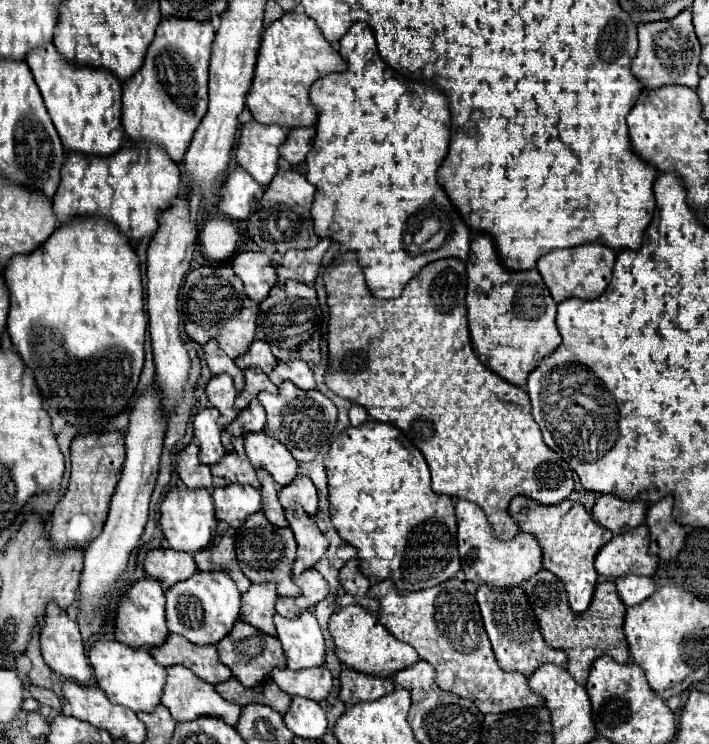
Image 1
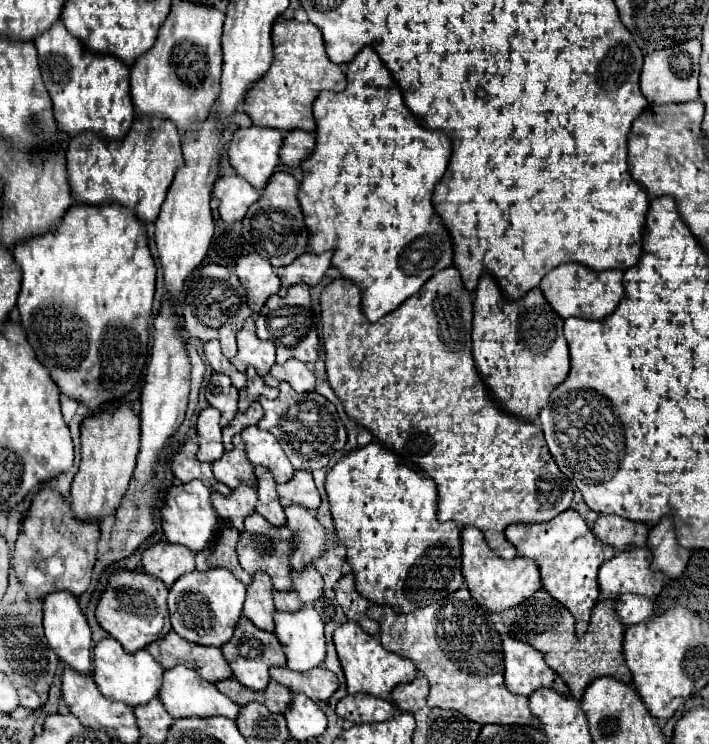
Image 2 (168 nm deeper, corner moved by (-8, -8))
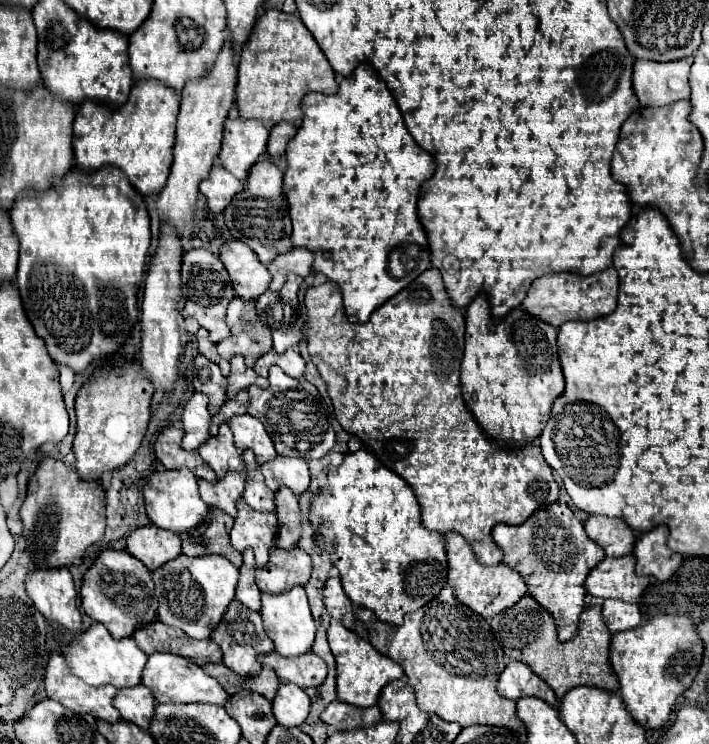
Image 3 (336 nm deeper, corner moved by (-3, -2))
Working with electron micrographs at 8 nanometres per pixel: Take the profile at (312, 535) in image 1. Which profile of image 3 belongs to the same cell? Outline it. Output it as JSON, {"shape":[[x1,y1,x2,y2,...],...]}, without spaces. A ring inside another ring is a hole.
{"shape":[[290,489,276,491,276,515,278,515,278,537,276,547,294,549,302,537,302,513,298,497]]}

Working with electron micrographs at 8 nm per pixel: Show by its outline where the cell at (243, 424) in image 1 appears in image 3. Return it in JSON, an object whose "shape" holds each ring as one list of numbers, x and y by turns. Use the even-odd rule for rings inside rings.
{"shape":[[242,391,238,393,236,399,232,401,226,401,222,405,222,409,212,417,212,423,210,423,210,433,216,435,218,433,218,427,224,423,228,423,234,415,240,415,240,413,246,413,248,411,248,405,250,405,250,397,248,397,248,391]]}

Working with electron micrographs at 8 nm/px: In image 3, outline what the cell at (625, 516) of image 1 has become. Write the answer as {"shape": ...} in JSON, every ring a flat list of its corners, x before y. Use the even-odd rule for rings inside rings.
{"shape":[[590,515,584,523,584,529,592,541,602,545,604,553,610,557,618,557,622,553,632,553,636,533,626,525,626,521,620,521,618,517,606,517,606,515]]}

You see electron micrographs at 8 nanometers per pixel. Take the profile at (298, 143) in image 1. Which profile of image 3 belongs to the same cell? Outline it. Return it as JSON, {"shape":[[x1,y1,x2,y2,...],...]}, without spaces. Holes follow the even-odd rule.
{"shape":[[278,123,272,127,270,131,270,141,268,141,268,153,270,157,284,157,286,147,290,143,290,139,296,135,296,127,292,123]]}

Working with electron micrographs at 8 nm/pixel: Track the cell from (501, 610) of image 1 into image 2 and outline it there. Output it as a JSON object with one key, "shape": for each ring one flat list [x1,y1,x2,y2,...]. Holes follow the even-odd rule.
{"shape":[[503,635,503,653,505,653,505,685,515,695,529,697,533,691,547,687,559,691,559,695,569,695,567,685,561,677,551,671,539,651,531,645]]}

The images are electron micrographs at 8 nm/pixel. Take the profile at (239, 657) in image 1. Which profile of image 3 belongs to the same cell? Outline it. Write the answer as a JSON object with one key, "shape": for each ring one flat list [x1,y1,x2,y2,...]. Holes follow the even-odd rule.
{"shape":[[232,601,222,623,214,629,214,633,210,635,222,649,224,653,224,665,228,669,232,669,234,673,242,675,242,677,254,677,260,673,262,665,258,663,258,655,262,653,272,653,274,651,274,643,272,639,266,635,264,627,262,627,262,617,260,613,250,613,250,609,246,609,240,601]]}

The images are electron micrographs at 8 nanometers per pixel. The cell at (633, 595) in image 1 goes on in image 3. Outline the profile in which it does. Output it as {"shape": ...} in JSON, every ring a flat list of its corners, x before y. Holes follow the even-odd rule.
{"shape":[[606,599,602,605,602,615,610,633,634,629,642,621,640,607,636,603,626,603,620,599]]}

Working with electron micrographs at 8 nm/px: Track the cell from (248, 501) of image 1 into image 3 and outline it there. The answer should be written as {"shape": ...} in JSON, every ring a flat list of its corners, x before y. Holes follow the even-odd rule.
{"shape":[[226,473,218,483,208,483,204,479,198,481,200,497,208,507,218,507,226,511,230,517,236,517,236,501,242,497,246,485,246,477,240,473]]}

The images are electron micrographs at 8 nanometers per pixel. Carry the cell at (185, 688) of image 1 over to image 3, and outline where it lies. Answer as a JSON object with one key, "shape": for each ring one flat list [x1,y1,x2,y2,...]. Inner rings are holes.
{"shape":[[154,653,142,671,142,683,152,691,158,703,214,703,224,705,228,693,220,687,216,679,206,675,194,661,172,653]]}

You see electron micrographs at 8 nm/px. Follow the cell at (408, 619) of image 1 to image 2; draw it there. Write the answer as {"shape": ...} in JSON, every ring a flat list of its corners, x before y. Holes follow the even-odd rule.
{"shape":[[465,587,447,595,447,599,441,599,439,603,433,603,429,607,417,609,407,615,395,613,387,605,371,605,367,609,367,617,379,623,381,645,391,653,411,659,415,663,417,671,425,675,425,679,431,685,431,691,427,697,429,707,459,711,467,719,471,719,479,725,497,723,497,725,537,727,537,717,533,717,529,711,529,699,523,695,513,695,503,683,503,647,501,647,501,637,495,629,491,615,475,599,471,599,471,595]]}

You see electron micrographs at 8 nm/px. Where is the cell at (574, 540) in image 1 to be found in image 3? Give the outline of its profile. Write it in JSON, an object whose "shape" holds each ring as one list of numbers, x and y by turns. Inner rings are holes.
{"shape":[[552,503,548,507,538,509,522,525,500,523,494,527,492,537,504,551,502,561,524,577,528,593,534,595,538,603,544,605,556,619,560,641,570,641,578,631,578,615,584,609,584,581,588,573,594,569,594,565,598,565,598,561,604,559,602,547,586,535,584,525,564,503],[552,525,560,527,566,533,566,537,554,535]]}

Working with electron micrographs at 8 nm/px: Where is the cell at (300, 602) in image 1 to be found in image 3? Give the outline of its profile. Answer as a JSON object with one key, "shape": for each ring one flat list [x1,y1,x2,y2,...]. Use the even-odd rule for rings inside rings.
{"shape":[[272,549,266,567,256,569,256,585,264,593,284,593,296,585,306,585,312,573,312,561,302,549]]}

